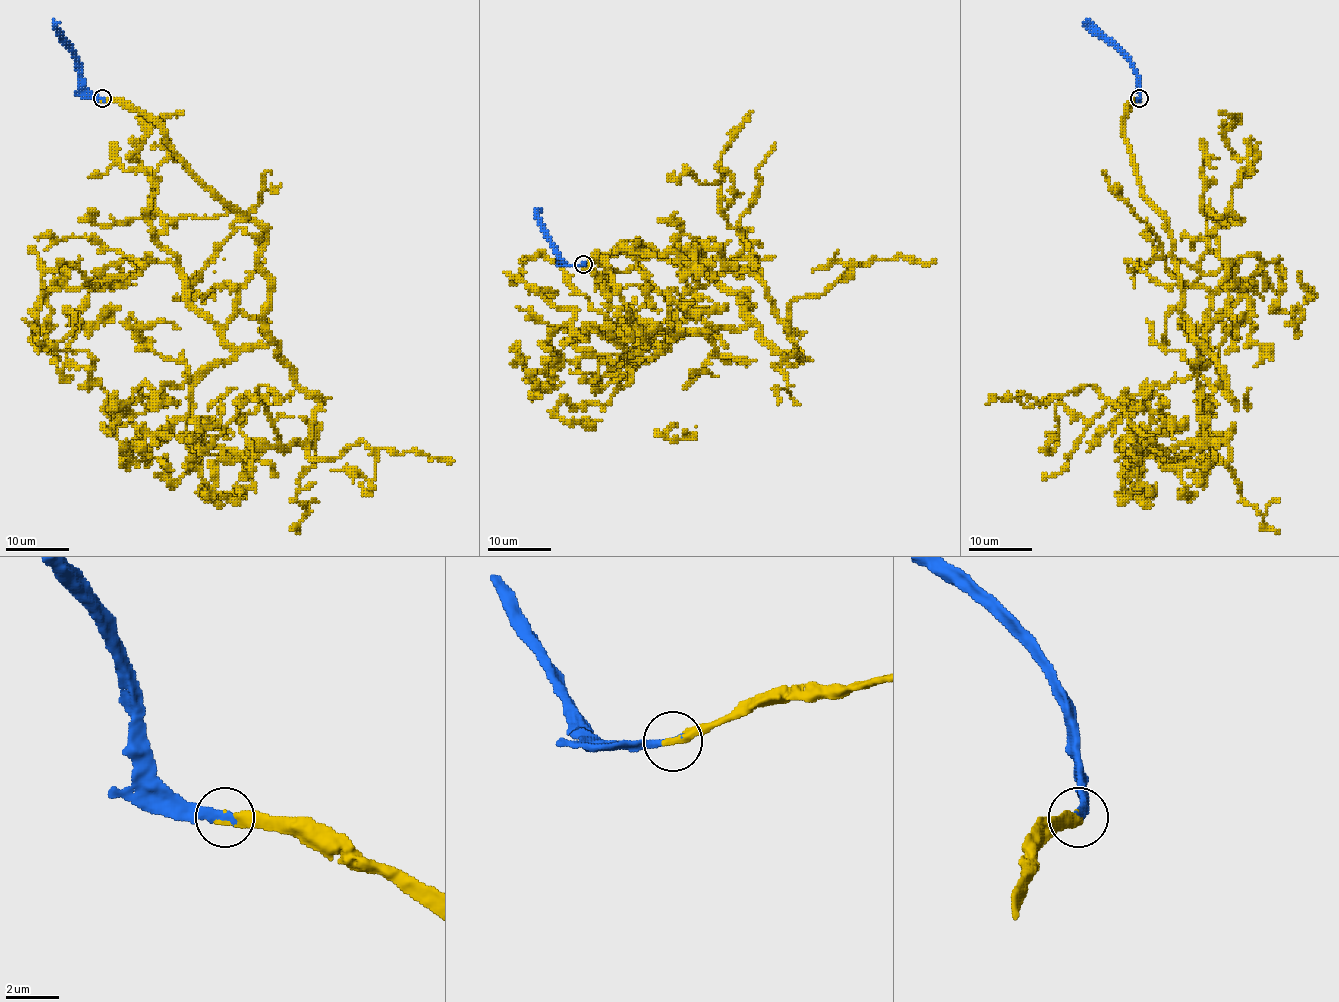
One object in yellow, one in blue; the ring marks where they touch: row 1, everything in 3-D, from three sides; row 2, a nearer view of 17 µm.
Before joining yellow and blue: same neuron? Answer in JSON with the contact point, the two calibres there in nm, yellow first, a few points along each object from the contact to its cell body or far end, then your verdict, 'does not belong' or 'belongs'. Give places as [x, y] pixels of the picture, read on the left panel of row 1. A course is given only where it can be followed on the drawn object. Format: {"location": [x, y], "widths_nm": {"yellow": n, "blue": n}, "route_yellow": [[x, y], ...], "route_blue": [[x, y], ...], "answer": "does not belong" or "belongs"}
{"location": [102, 98], "widths_nm": {"yellow": 400, "blue": 360}, "route_yellow": [[101, 99], [261, 228], [268, 280], [264, 345], [131, 455], [157, 434], [454, 461]], "route_blue": [[101, 99], [97, 99], [86, 88], [83, 69], [53, 23]], "answer": "belongs"}

